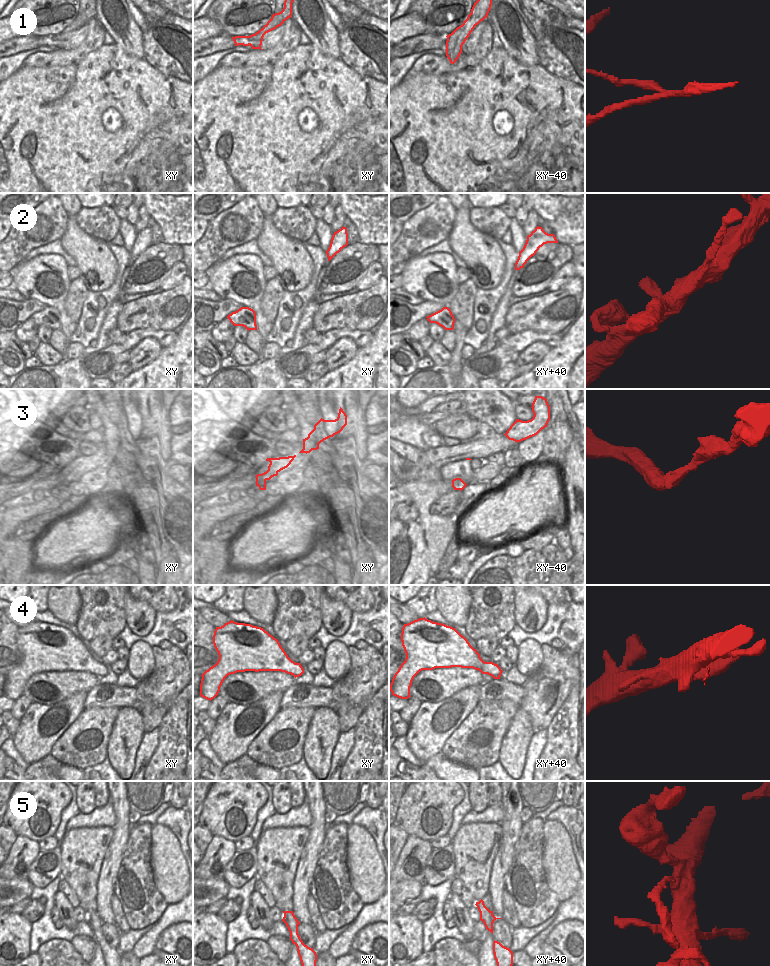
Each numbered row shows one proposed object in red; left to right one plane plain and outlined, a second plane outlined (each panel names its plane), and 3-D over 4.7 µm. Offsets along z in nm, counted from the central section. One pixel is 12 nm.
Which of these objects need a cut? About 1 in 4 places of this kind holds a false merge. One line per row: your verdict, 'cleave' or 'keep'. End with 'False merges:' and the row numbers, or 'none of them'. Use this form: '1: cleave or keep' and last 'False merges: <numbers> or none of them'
1: cleave
2: keep
3: keep
4: keep
5: cleave
False merges: 1, 5

